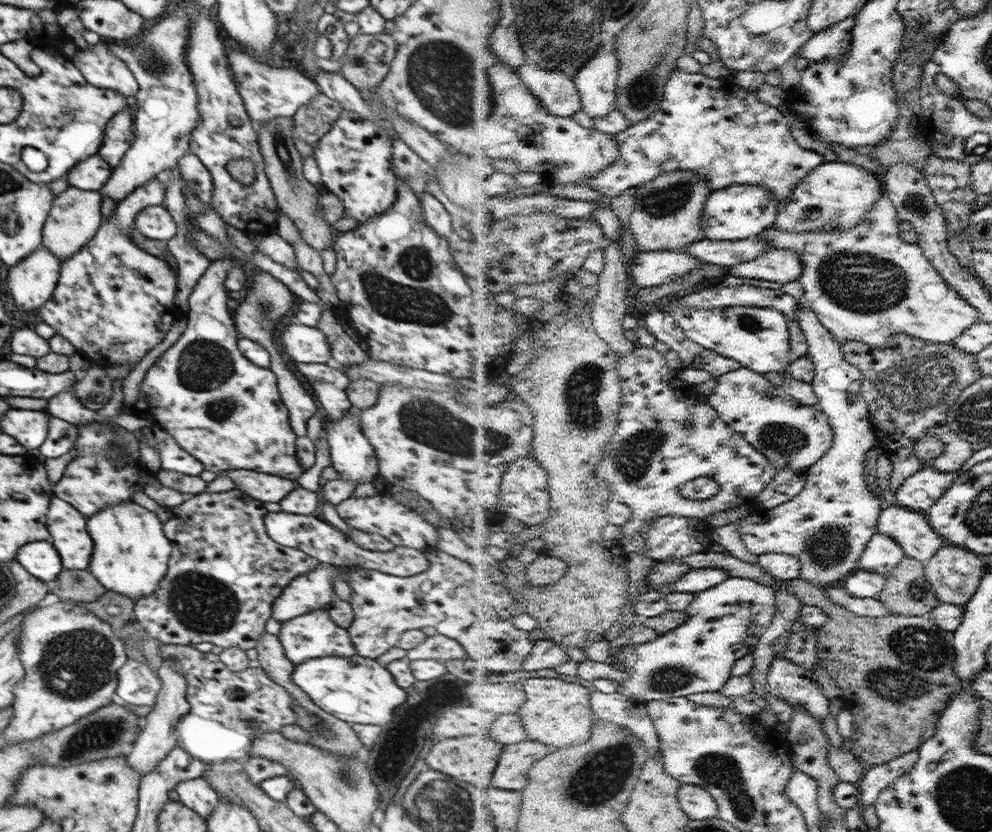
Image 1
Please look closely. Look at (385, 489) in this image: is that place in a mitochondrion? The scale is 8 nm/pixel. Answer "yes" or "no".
no

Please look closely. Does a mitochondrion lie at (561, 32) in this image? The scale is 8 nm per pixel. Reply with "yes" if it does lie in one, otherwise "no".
yes

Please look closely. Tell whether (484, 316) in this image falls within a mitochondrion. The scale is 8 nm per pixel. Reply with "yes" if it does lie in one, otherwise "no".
no

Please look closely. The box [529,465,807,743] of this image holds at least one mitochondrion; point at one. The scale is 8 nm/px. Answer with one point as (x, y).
(668, 678)

